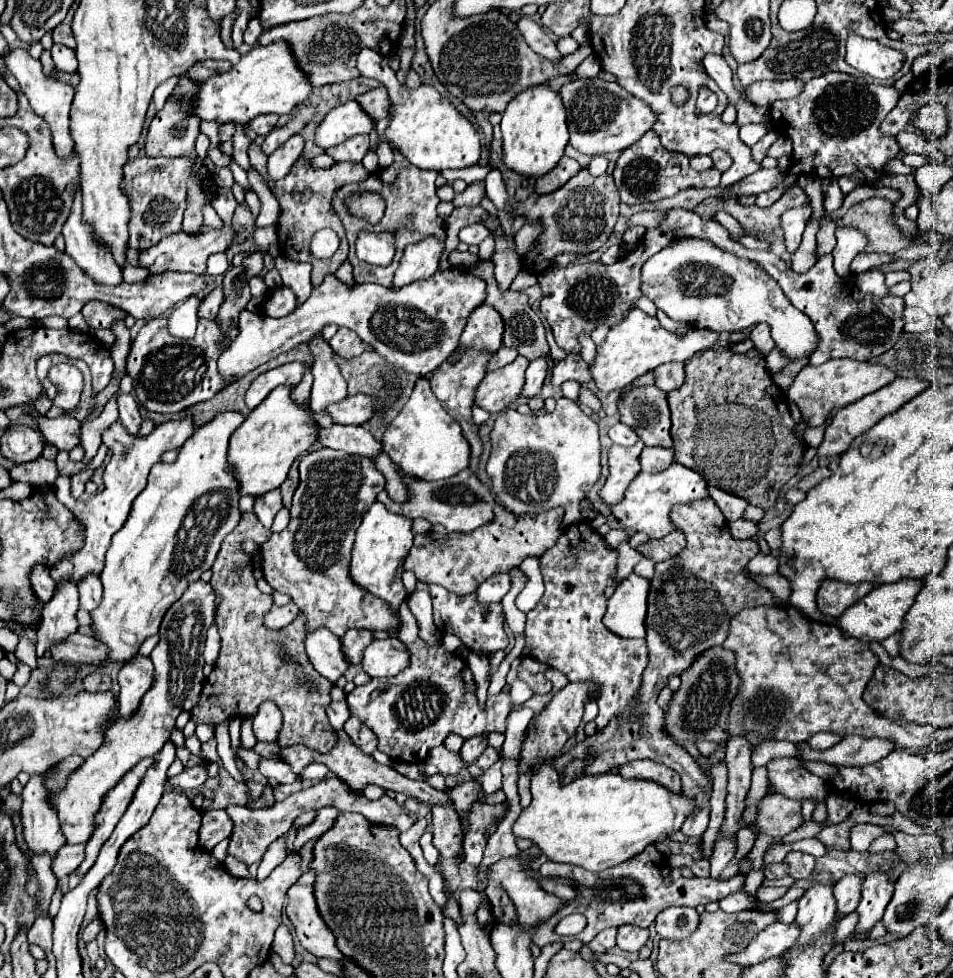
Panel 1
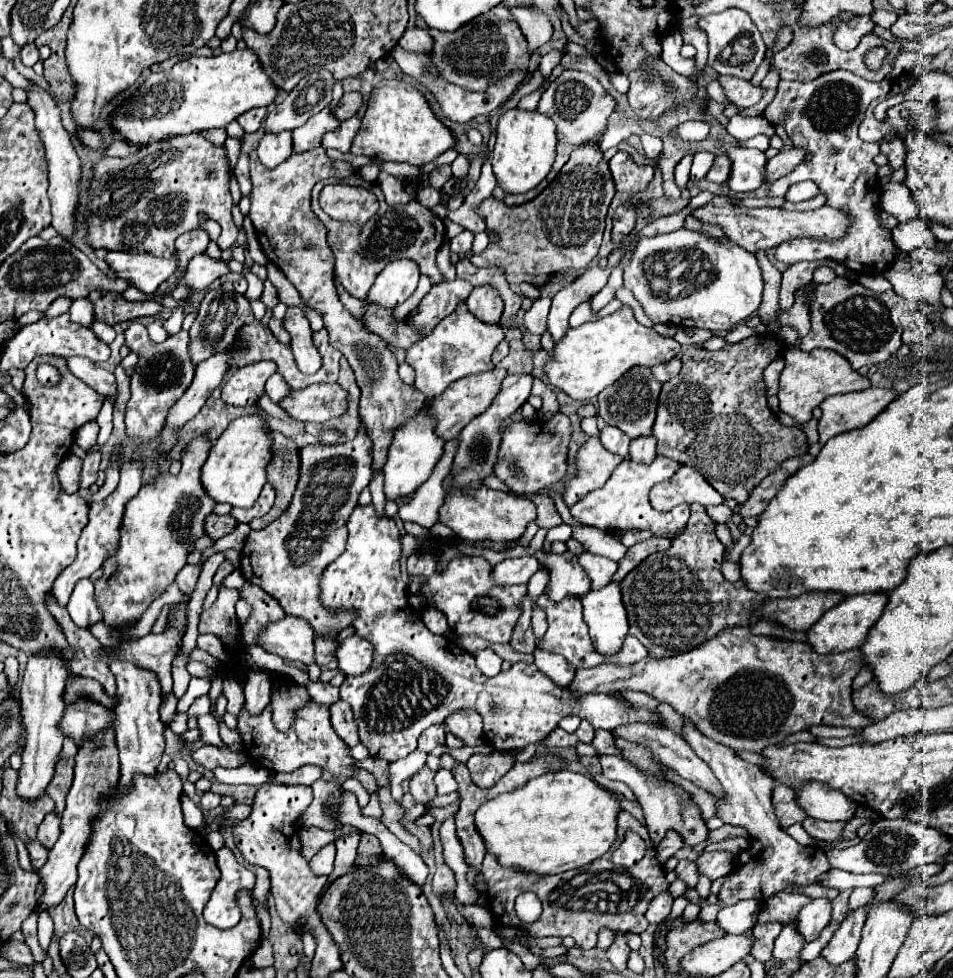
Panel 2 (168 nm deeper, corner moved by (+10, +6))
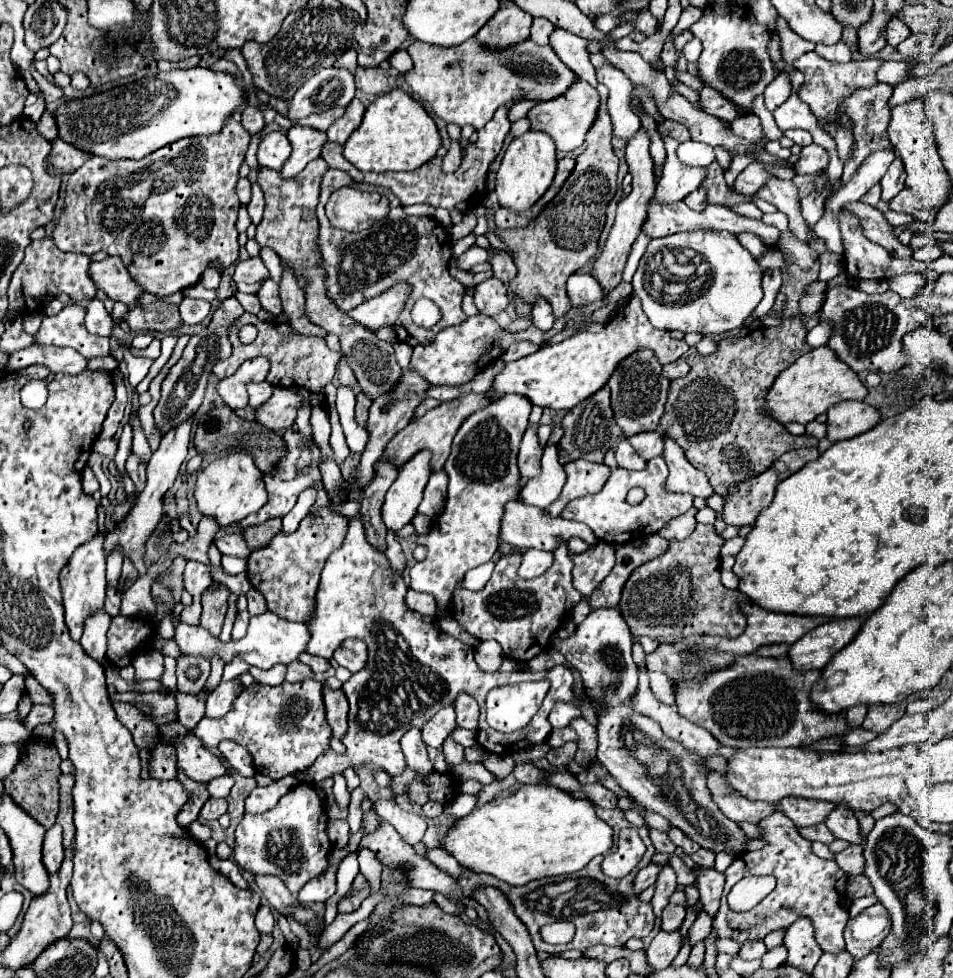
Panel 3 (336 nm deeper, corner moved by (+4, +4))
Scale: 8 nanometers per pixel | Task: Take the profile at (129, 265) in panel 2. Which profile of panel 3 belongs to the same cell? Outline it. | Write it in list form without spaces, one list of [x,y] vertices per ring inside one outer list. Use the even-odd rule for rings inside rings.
[[[109,256],[103,262],[93,262],[89,274],[95,280],[97,288],[105,290],[105,294],[113,300],[125,302],[129,308],[137,306],[141,294],[145,294],[145,288],[139,288],[139,284],[131,280],[131,274],[127,272],[119,256]]]

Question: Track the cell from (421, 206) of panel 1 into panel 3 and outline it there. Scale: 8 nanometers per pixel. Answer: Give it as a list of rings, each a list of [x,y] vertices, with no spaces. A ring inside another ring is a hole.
[[[329,170],[323,176],[319,200],[323,200],[317,204],[317,218],[319,218],[319,226],[321,226],[319,228],[319,244],[321,244],[321,254],[323,254],[323,266],[327,268],[327,294],[341,310],[347,312],[347,310],[359,306],[361,302],[369,300],[371,296],[385,292],[395,282],[403,280],[413,286],[413,292],[399,316],[399,326],[395,326],[397,338],[401,342],[405,342],[409,346],[417,346],[421,342],[423,344],[431,342],[443,328],[461,324],[467,318],[461,310],[465,286],[449,276],[451,236],[435,218],[407,216],[401,210],[401,202],[387,188],[359,184],[343,170]],[[341,186],[353,186],[353,188],[361,188],[361,190],[375,188],[377,192],[387,194],[389,196],[389,216],[383,218],[379,224],[373,224],[369,230],[363,230],[357,234],[333,228],[329,224],[323,208],[325,208],[329,194]],[[419,298],[433,300],[441,310],[441,320],[431,330],[425,330],[411,320],[411,306]]]

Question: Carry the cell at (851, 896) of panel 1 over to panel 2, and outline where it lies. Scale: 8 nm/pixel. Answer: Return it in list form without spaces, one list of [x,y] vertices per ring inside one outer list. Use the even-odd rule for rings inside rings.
[[[825,898],[811,900],[807,906],[803,906],[803,910],[797,914],[795,930],[803,936],[805,942],[811,942],[821,934],[821,930],[831,920],[831,910],[833,910],[831,900]]]

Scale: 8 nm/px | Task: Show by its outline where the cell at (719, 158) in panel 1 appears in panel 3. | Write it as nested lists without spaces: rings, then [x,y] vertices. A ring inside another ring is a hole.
[[[753,162],[749,164],[733,182],[733,190],[739,192],[739,194],[749,194],[753,196],[765,182],[767,178],[771,176],[771,172],[767,172],[759,162]]]

